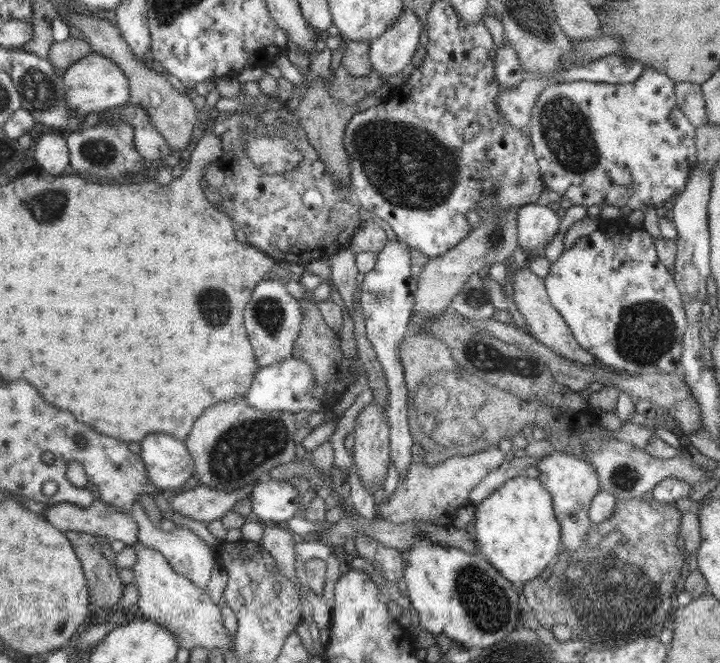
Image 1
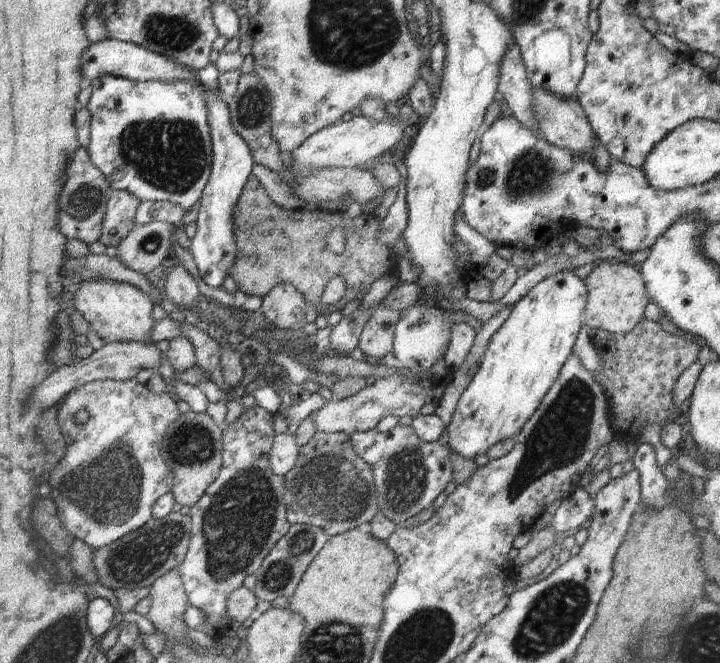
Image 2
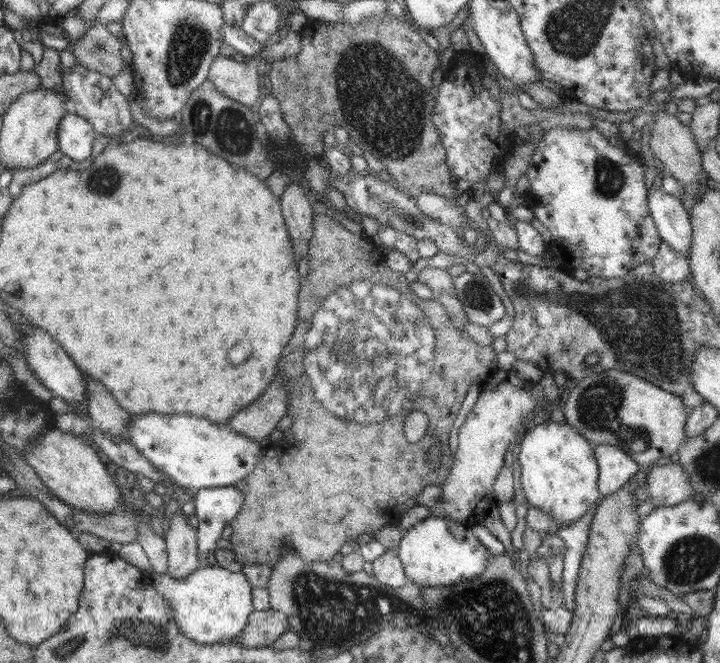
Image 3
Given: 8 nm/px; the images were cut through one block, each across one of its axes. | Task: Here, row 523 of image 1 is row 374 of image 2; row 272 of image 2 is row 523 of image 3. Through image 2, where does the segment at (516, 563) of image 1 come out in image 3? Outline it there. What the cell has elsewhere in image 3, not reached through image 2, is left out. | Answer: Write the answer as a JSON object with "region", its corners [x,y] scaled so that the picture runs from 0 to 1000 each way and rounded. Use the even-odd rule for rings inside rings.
{"region":[[[761,633],[732,649],[722,671],[722,727],[736,765],[747,765],[772,784],[776,798],[792,795],[831,757],[832,707],[824,670],[793,643]]]}

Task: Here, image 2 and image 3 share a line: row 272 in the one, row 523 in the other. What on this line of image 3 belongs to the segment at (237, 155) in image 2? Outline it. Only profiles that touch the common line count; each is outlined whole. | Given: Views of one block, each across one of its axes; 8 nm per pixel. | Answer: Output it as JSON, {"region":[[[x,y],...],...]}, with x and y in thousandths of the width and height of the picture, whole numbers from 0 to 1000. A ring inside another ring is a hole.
{"region":[[[308,733],[278,736],[265,753],[272,760],[271,777],[276,786],[272,799],[274,837],[281,854],[286,854],[286,839],[299,831],[310,799],[331,778],[340,748],[324,733]]]}

